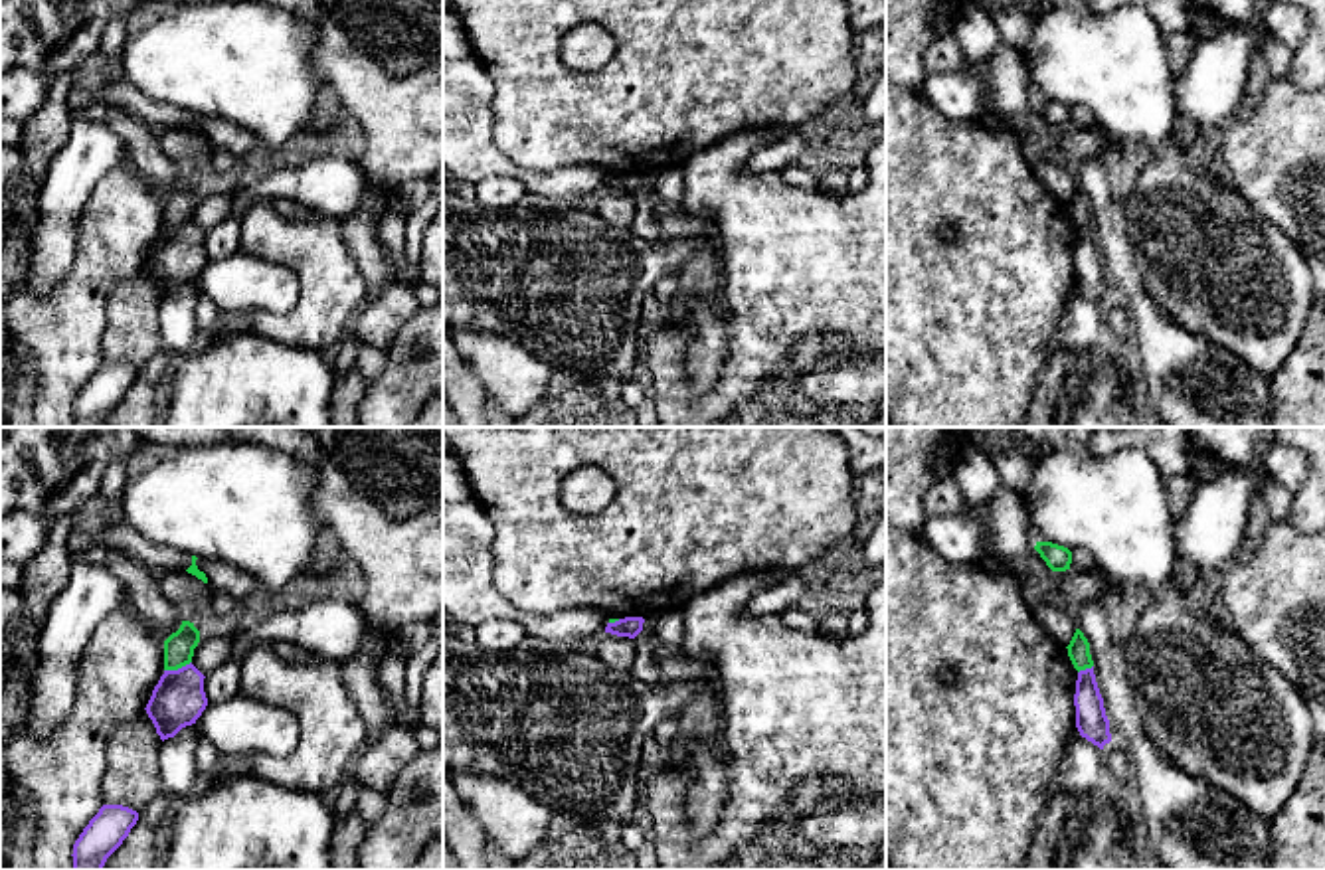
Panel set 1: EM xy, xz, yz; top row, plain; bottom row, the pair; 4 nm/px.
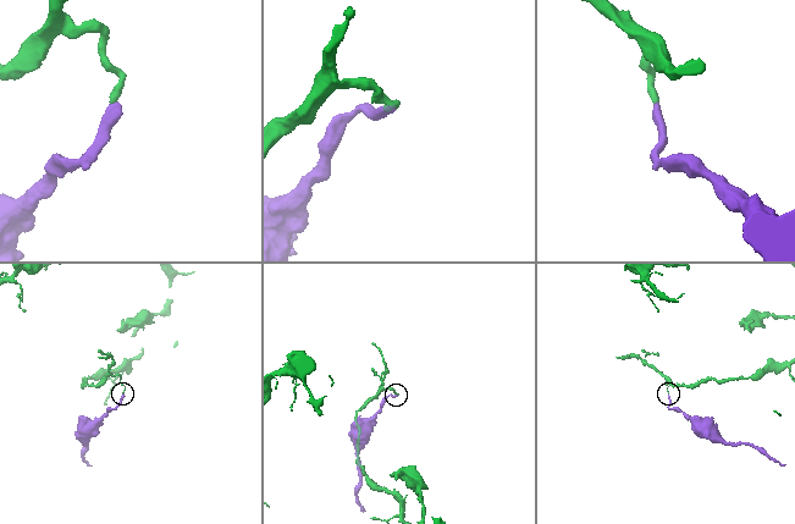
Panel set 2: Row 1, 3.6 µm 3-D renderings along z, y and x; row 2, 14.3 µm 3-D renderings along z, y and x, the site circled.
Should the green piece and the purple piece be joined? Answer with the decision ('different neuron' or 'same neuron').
different neuron

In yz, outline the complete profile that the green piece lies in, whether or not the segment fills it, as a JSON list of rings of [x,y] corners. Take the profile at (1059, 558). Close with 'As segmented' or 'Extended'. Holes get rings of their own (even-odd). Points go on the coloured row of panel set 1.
[[[1036,542],[1034,550],[1052,571],[1066,571],[1072,564],[1072,552],[1052,542]]]. As segmented

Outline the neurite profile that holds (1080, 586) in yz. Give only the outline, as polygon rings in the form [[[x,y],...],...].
[[[1052,571],[1044,575],[1022,575],[1022,593],[1026,605],[1034,611],[1046,601],[1054,601],[1060,591],[1076,603],[1104,601],[1117,587],[1104,575],[1092,571]]]

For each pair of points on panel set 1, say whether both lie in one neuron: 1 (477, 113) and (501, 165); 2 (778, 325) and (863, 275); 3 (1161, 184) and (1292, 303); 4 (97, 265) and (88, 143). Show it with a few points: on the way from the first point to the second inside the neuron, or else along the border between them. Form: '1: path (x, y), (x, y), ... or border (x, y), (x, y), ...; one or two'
1: path (477, 125), (477, 141), (489, 153); one
2: path (799, 325), (813, 325), (841, 297); one
3: path (1193, 216), (1260, 283); one
4: border (121, 157), (97, 182), (74, 236); two

